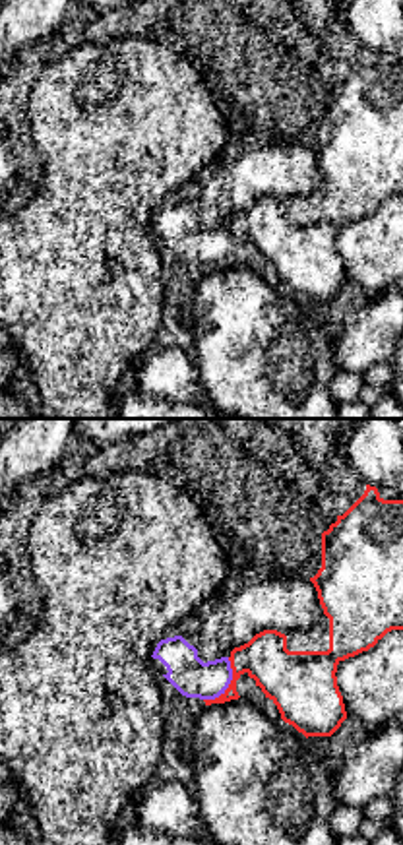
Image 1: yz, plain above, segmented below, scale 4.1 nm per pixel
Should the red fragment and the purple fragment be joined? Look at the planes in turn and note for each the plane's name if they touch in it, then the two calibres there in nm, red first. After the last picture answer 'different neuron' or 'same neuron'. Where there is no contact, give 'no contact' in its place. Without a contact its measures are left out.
meets red in yz; 220 nm thick on the red side, 160 nm on the other

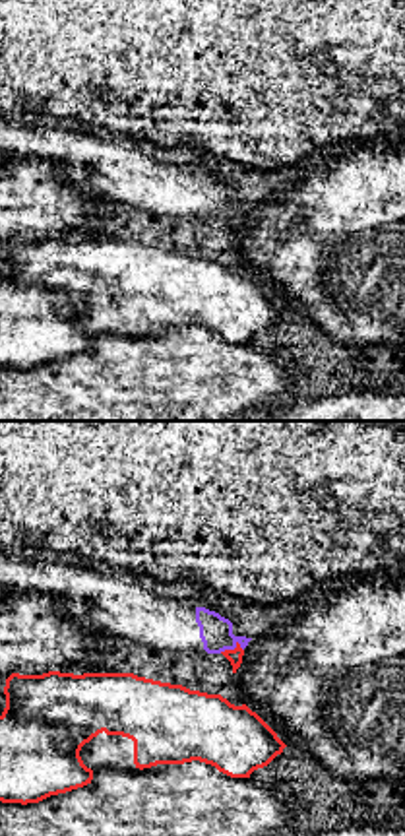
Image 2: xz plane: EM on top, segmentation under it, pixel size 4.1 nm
meets red in xz; 60 nm thick on the red side, 140 nm on the other

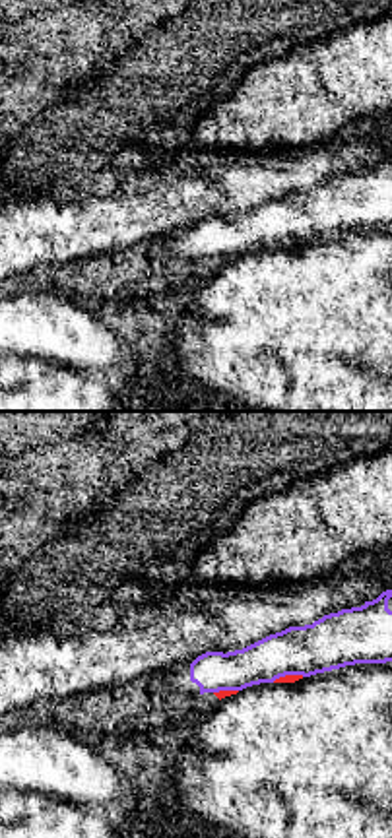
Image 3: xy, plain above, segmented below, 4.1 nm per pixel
meets red in xy; 30 nm thick on the red side, 220 nm on the other

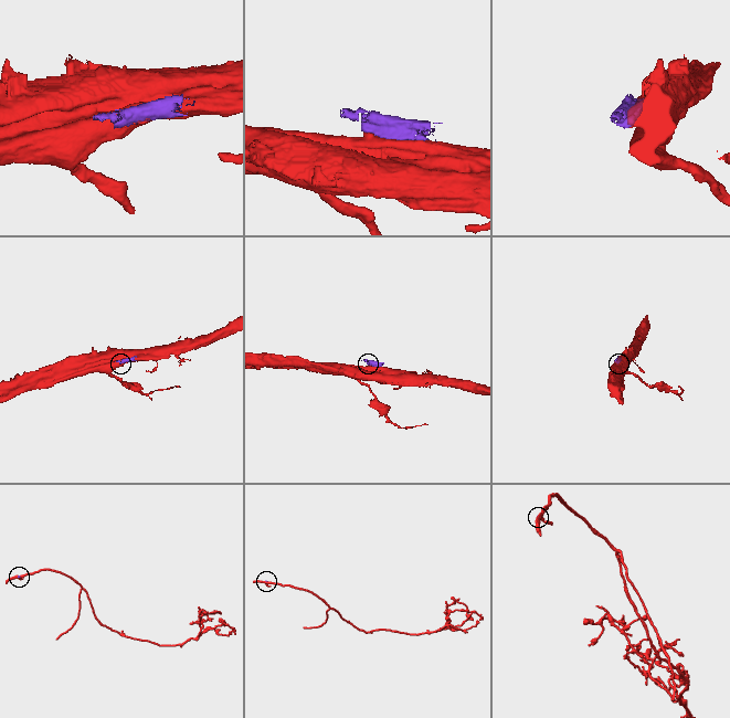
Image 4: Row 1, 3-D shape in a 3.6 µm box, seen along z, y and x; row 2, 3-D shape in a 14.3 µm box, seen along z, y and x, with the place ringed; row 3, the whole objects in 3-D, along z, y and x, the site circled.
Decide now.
different neuron

